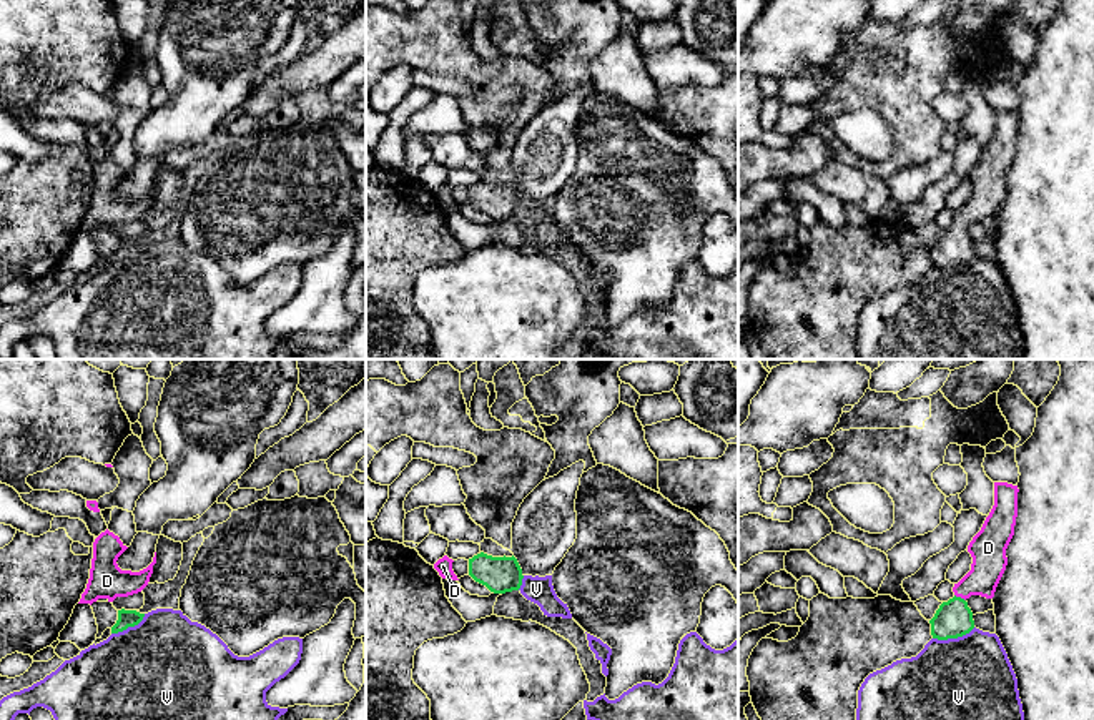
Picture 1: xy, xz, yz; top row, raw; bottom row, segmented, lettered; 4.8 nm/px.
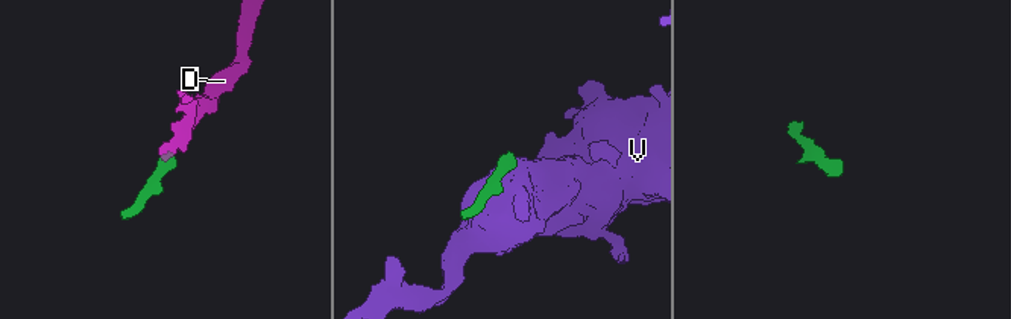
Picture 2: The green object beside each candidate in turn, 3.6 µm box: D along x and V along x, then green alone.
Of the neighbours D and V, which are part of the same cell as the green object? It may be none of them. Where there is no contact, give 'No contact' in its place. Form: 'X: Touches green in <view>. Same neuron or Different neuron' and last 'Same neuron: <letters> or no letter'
D: Touches green in yz. Same neuron
V: Touches green in yz. Different neuron
Same neuron: D

